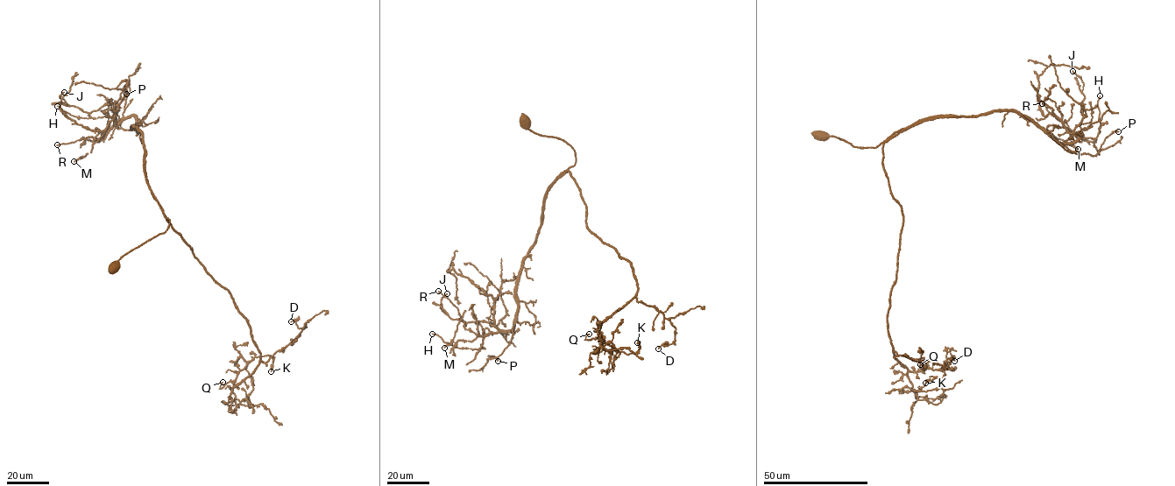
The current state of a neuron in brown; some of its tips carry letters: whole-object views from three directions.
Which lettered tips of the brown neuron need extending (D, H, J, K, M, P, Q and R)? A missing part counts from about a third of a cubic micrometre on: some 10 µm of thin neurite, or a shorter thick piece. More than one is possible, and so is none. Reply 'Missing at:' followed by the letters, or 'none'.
Missing at: M

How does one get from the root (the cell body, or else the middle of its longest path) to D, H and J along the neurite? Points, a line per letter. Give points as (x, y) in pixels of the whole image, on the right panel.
D: (819, 136), (854, 147), (883, 143), (882, 166), (903, 217), (888, 316), (892, 349), (945, 368), (954, 361)
H: (819, 136), (874, 148), (924, 121), (1006, 110), (1072, 143), (1080, 133), (1095, 138), (1099, 133), (1100, 95)
J: (819, 136), (874, 148), (924, 121), (1006, 110), (1072, 143), (1085, 97), (1072, 71)

